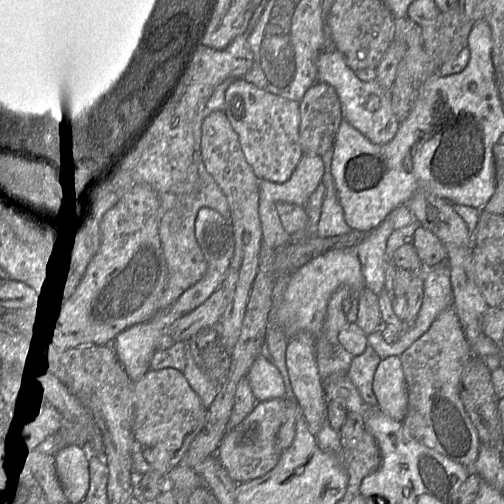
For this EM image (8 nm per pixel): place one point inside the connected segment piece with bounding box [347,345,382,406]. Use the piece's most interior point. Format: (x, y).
(361, 373)

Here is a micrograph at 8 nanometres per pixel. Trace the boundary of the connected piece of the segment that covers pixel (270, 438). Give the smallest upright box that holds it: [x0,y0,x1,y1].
[214,398,287,483]

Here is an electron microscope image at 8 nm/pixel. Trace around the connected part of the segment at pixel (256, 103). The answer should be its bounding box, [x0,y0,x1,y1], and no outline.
[224,80,304,183]

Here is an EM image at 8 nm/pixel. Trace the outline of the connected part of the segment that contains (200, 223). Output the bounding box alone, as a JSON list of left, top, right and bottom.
[169,208,235,315]

